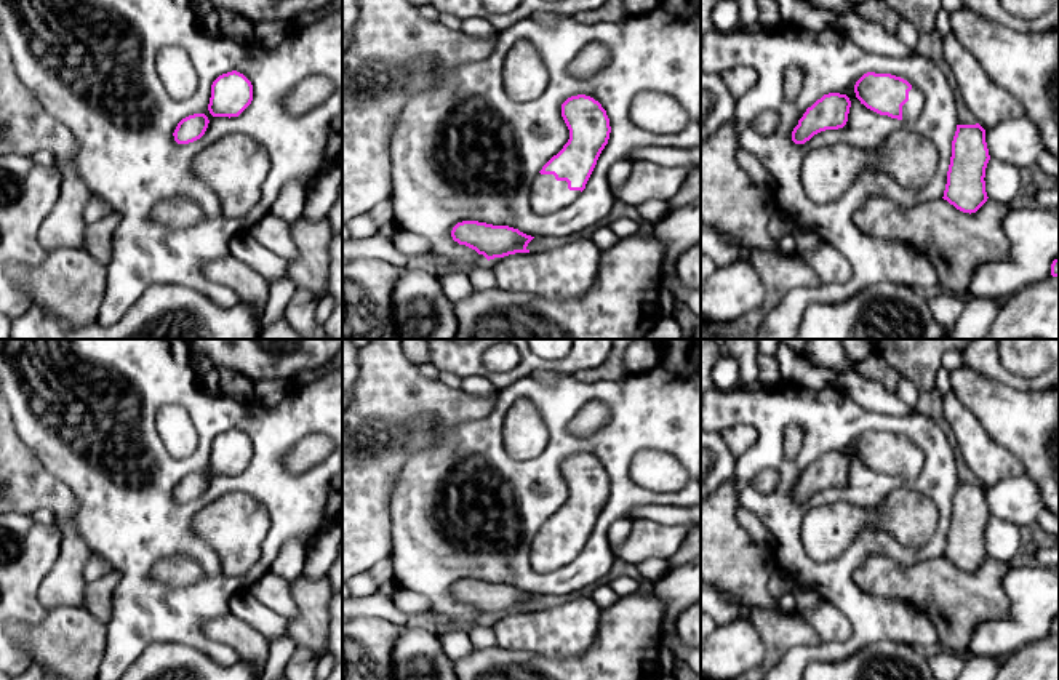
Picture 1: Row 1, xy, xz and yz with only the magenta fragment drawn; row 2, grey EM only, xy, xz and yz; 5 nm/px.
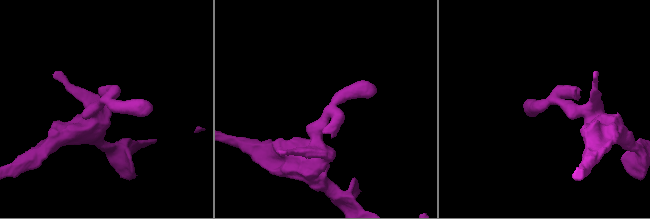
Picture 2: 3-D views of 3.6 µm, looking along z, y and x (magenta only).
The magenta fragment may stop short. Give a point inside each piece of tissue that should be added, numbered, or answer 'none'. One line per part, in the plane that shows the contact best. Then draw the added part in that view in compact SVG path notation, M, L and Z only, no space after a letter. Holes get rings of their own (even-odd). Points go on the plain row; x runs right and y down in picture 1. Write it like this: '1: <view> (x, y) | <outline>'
1: xz (547, 554) | M536 533L530 544L530 565L537 573L555 571L579 555L581 549L569 549L566 539L553 533Z

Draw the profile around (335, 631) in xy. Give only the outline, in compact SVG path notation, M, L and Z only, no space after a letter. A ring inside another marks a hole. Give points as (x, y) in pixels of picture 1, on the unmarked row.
M342 590L330 600L330 627L326 651L333 658L333 669L326 680L342 680Z

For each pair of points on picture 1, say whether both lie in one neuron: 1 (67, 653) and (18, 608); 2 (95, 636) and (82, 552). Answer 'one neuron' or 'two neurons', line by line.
1: two neurons
2: two neurons

